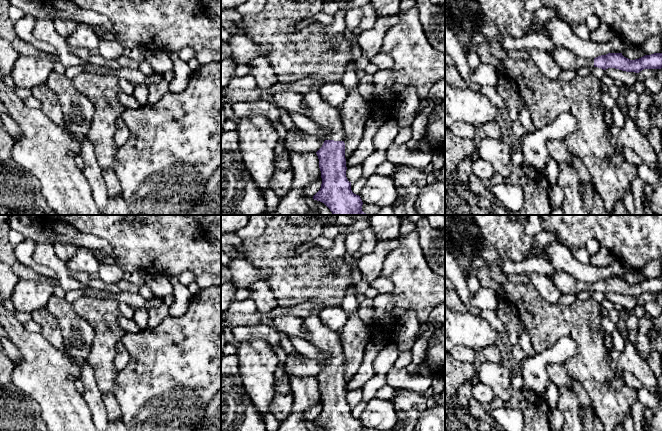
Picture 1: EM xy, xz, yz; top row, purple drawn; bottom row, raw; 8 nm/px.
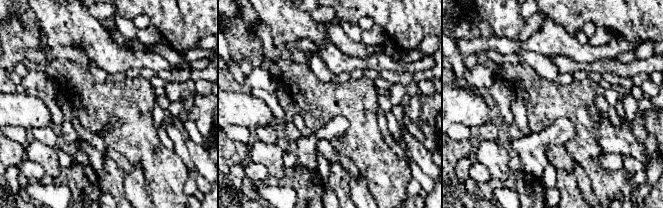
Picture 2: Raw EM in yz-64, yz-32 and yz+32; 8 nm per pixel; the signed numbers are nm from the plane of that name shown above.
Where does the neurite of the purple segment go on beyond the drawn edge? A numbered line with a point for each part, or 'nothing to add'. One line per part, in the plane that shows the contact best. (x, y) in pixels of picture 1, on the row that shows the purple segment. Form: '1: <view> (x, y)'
1: xz (324, 114)

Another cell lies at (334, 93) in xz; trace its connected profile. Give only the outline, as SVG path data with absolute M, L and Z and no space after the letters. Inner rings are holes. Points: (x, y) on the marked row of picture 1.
M341 82L323 83L318 92L323 100L336 108L340 108L347 97L347 91Z

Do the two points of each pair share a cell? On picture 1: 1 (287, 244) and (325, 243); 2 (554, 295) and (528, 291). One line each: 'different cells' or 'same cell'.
1: different cells
2: different cells

